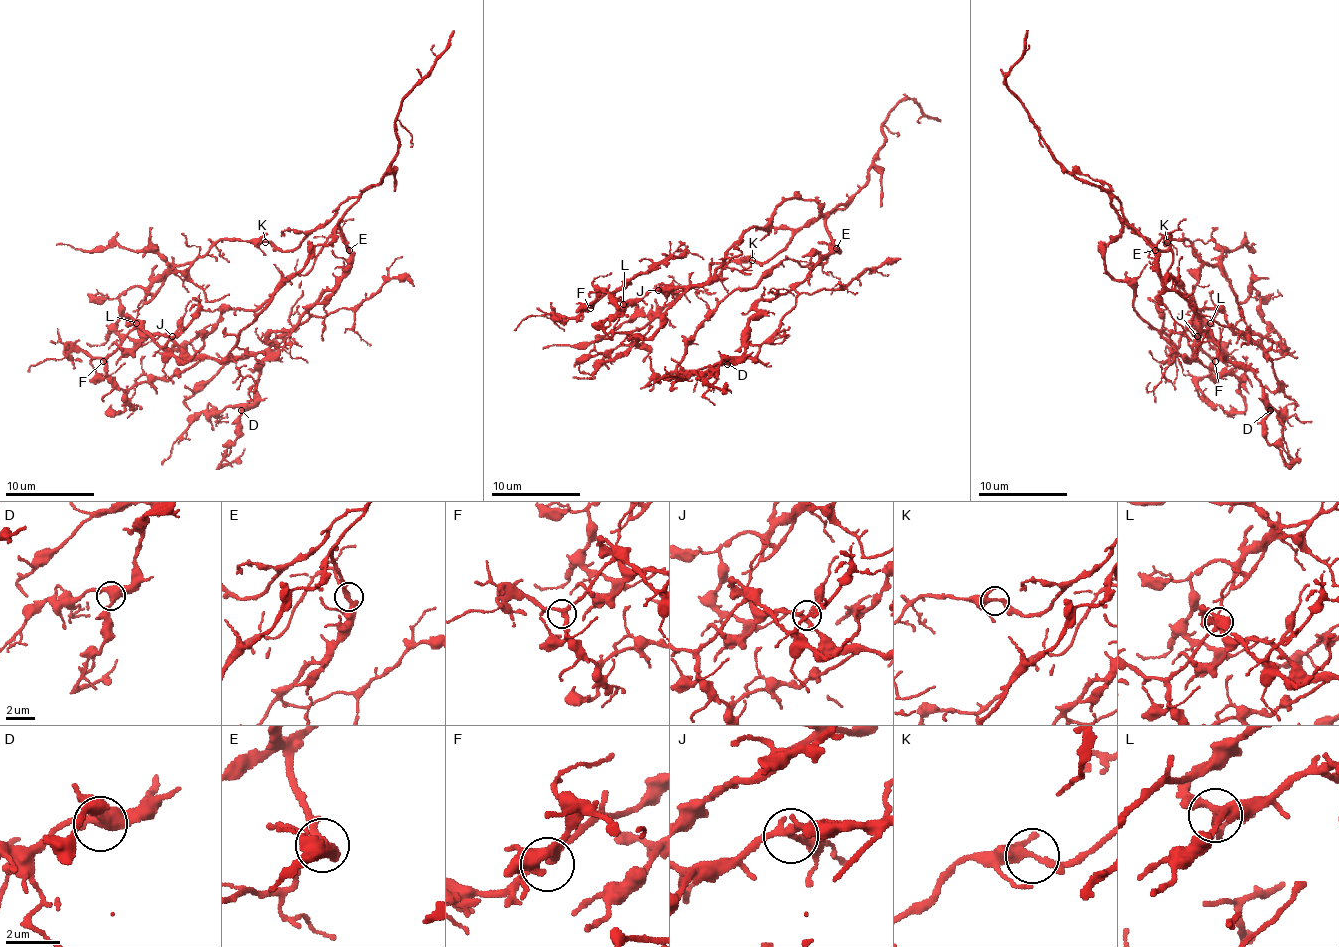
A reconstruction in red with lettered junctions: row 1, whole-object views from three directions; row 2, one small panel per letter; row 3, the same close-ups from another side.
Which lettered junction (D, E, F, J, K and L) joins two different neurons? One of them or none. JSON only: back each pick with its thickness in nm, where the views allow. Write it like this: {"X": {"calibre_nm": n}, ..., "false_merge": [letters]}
{"false_merge": []}

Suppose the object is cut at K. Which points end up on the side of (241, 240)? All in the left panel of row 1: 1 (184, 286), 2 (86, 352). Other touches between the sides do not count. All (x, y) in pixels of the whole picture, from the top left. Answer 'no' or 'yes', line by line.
1: yes
2: no

